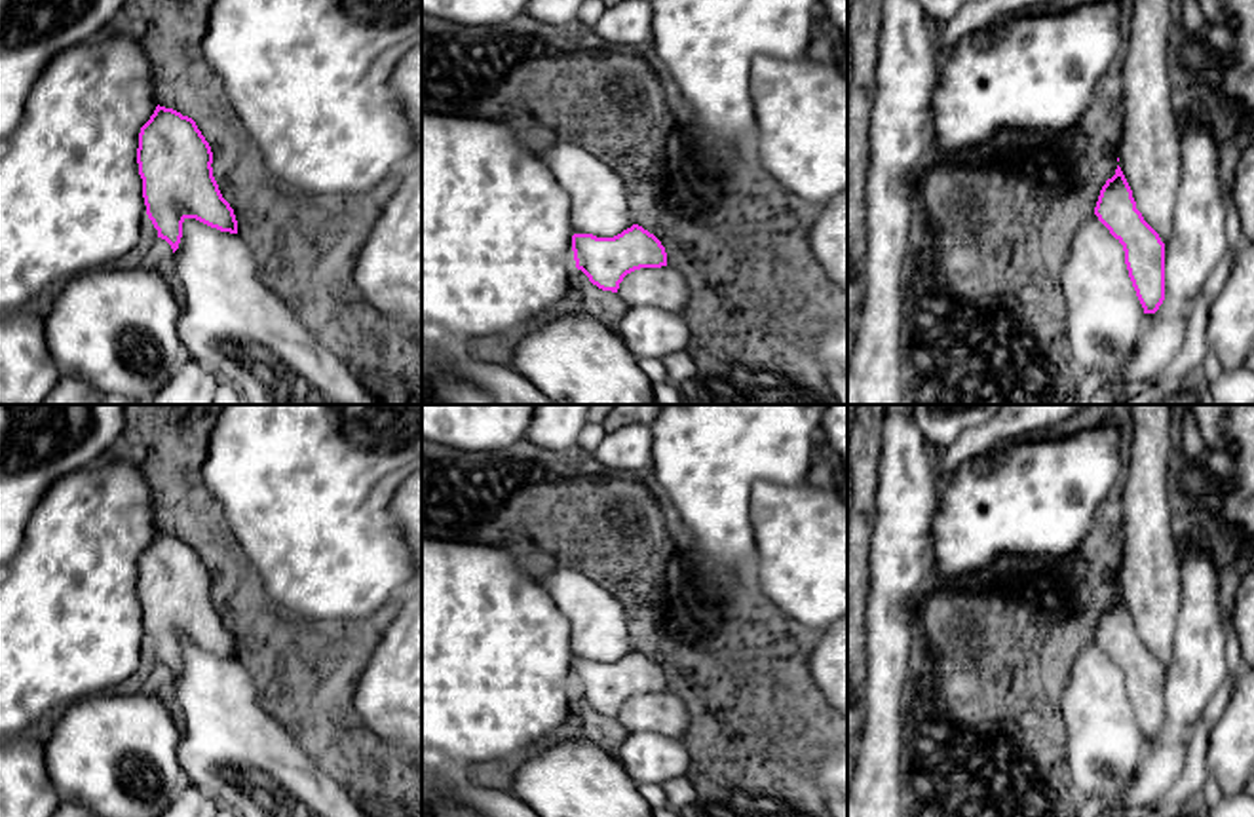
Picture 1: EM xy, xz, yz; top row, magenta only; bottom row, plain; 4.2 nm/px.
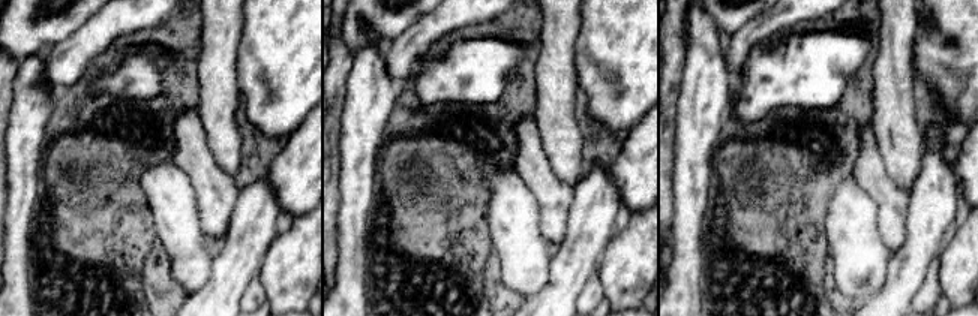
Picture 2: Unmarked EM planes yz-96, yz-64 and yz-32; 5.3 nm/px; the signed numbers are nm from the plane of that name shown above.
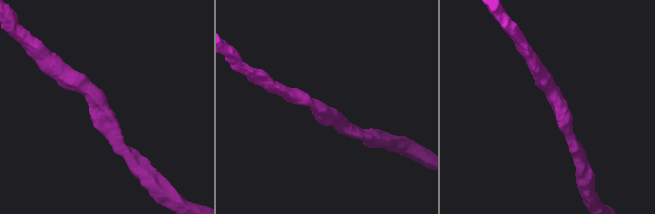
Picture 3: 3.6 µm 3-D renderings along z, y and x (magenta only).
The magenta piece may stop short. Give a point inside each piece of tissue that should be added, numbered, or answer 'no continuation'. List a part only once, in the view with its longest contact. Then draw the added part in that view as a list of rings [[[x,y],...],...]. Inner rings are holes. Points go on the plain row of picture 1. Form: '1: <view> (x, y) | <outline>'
no continuation

